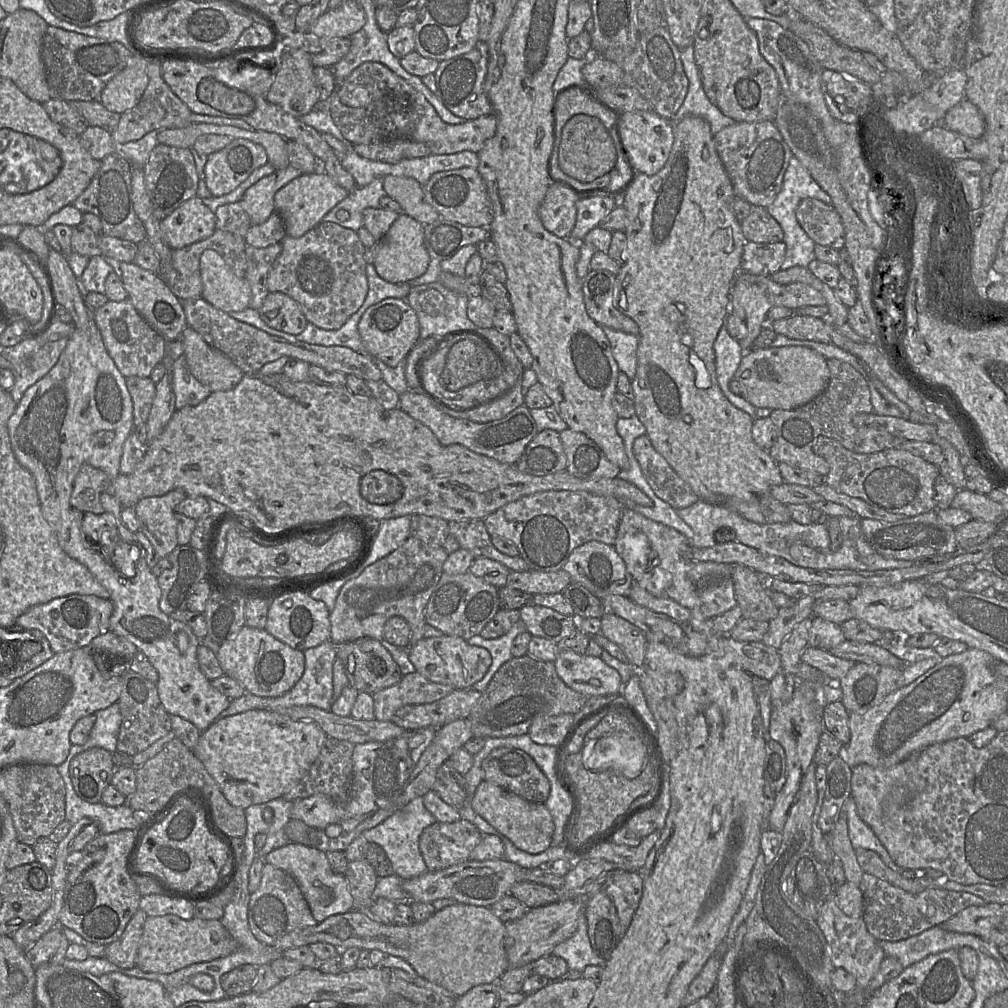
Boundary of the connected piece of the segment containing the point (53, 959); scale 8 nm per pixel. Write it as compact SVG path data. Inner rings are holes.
M58 925L45 933L25 954L34 968L45 963L60 965L64 963L69 944L63 928Z

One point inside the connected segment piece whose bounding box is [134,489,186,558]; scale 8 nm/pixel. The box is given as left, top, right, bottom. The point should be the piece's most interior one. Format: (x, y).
(156, 515)

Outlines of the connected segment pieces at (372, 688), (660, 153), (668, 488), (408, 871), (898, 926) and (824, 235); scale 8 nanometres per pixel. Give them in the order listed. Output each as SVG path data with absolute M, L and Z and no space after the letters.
M371 637L335 644L349 686L373 694L399 683L401 671L381 642Z
M618 111L618 134L626 157L637 170L648 176L657 174L666 164L674 144L674 125L655 111Z
M646 434L634 440L633 453L654 493L672 508L686 508L699 500L691 487L655 450Z
M417 797L396 810L386 820L362 833L369 843L379 845L390 860L394 874L402 880L420 876L428 871L419 849L419 837L422 831L437 822L423 804L423 798Z
M865 872L858 887L864 899L862 918L869 933L878 941L897 942L910 938L943 924L967 907L987 904L974 894L944 888L928 888L920 893L909 893Z
M805 198L796 209L796 218L816 244L836 250L844 247L845 229L833 205L827 205L819 199Z

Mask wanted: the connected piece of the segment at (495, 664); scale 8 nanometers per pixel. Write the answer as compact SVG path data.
M520 619L506 634L499 638L485 639L481 635L475 635L467 640L467 642L471 645L487 649L492 657L491 665L486 674L480 681L476 682L471 689L481 693L486 689L500 666L513 657L511 655L511 646L515 637L525 631L527 631L526 625Z

